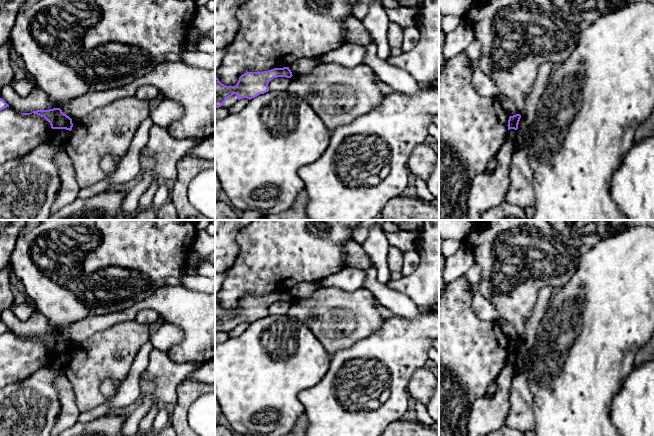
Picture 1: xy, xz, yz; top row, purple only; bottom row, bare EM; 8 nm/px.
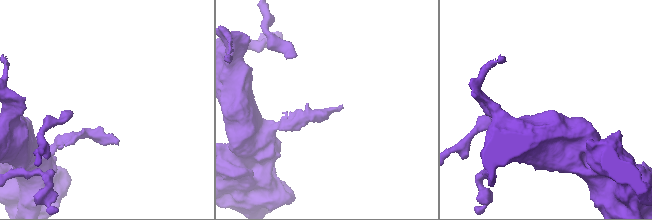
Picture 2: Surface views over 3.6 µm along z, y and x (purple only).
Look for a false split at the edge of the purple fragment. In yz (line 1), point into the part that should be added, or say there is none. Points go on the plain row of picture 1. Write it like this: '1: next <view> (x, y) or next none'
1: next none

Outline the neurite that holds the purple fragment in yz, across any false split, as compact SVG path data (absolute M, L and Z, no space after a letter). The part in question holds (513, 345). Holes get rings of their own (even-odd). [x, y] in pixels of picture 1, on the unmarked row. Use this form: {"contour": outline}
{"contour": "M516 338L516 339L510 340L509 344L508 344L508 349L507 349L508 350L508 354L510 354L510 353L517 354L520 342L521 342L520 338Z"}

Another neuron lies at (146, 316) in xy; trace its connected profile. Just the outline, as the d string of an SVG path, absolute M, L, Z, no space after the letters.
M143 309L135 317L135 321L139 324L151 325L159 318L159 314L154 310Z

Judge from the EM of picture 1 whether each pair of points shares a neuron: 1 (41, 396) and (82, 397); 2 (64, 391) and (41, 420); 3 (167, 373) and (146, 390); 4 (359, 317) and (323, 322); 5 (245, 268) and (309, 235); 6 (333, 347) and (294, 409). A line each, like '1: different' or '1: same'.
1: different
2: different
3: different
4: same
5: same
6: different

